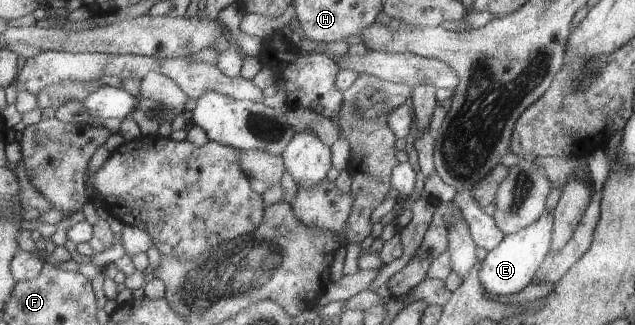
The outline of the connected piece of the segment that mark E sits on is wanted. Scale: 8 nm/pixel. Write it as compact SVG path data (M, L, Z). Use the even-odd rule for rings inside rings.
M545 209L534 224L516 234L506 235L502 242L488 252L478 265L478 278L484 290L496 296L510 296L533 283L538 268L549 255L550 242L553 242L553 223L554 213Z

